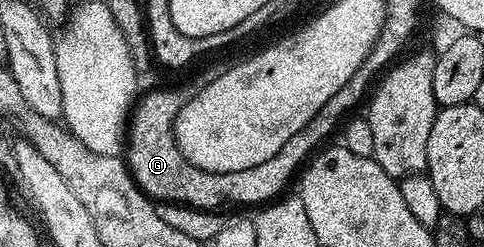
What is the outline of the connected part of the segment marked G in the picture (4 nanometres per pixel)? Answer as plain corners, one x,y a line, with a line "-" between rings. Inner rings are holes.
360,74
360,82
356,82
352,90
342,87
312,118
312,130
308,130
308,134
300,134
300,138
296,138
296,142
292,142
292,146
288,146
288,150
284,150
284,154
280,154
276,162
268,162
268,166
260,166
260,170
248,167
244,168
244,174
224,174
224,178
212,178
212,174
196,174
192,166
184,166
184,162
180,162
180,154
176,154
176,146
172,146
172,138
168,138
168,134
156,134
156,106
168,106
168,88
158,88
150,91
144,99
141,97
131,111
130,125
126,130
126,165
131,170
136,185
149,198
161,203
178,202
181,206
199,206
201,210
224,208
220,206
227,202
268,204
281,193
279,190
291,180
292,173
294,178
297,171
305,165
309,155
321,145
319,142
336,125
336,129
341,125
342,119
349,113
347,110
367,90
364,74

